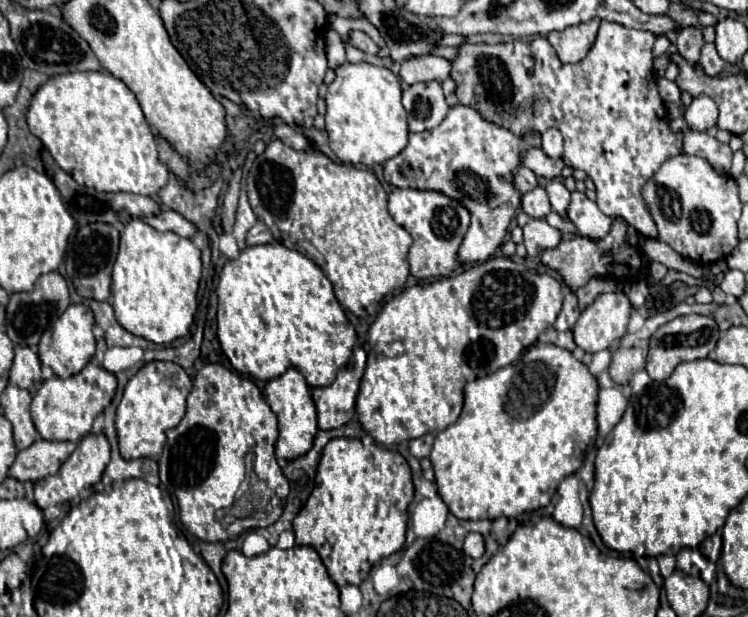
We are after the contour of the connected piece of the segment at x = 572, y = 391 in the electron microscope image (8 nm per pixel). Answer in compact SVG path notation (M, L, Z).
M542 342L532 344L522 354L520 364L514 362L472 384L468 382L460 418L436 434L430 454L438 492L450 512L462 520L496 520L500 516L514 518L522 512L548 506L560 480L582 466L584 450L596 440L596 398L598 382L588 366L576 360L572 352Z

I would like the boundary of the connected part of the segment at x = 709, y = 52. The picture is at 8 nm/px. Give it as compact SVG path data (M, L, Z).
M704 44L702 48L702 58L700 58L700 66L708 76L718 76L724 68L724 60L718 56L716 46L714 44Z

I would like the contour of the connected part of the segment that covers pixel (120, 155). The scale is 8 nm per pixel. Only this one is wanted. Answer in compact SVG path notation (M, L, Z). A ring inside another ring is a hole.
M70 72L50 78L32 98L28 126L30 132L50 150L58 166L78 184L102 192L134 192L150 198L156 198L158 190L168 184L170 172L158 158L158 142L140 110L140 104L128 86L108 72Z

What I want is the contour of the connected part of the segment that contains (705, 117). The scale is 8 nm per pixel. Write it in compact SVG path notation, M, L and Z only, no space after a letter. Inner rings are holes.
M696 96L692 104L686 108L684 120L688 128L694 128L696 132L706 132L708 128L716 126L718 120L718 106L708 96Z

